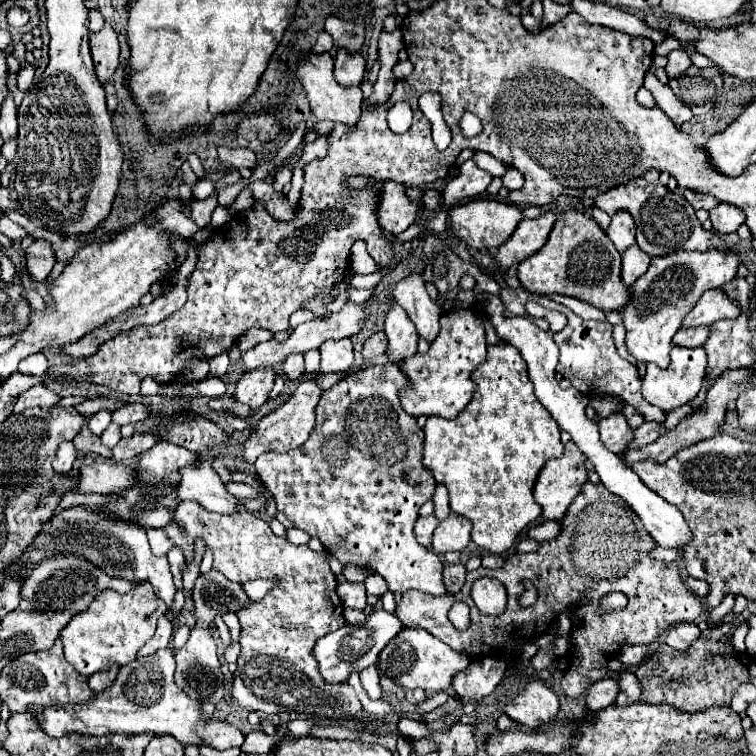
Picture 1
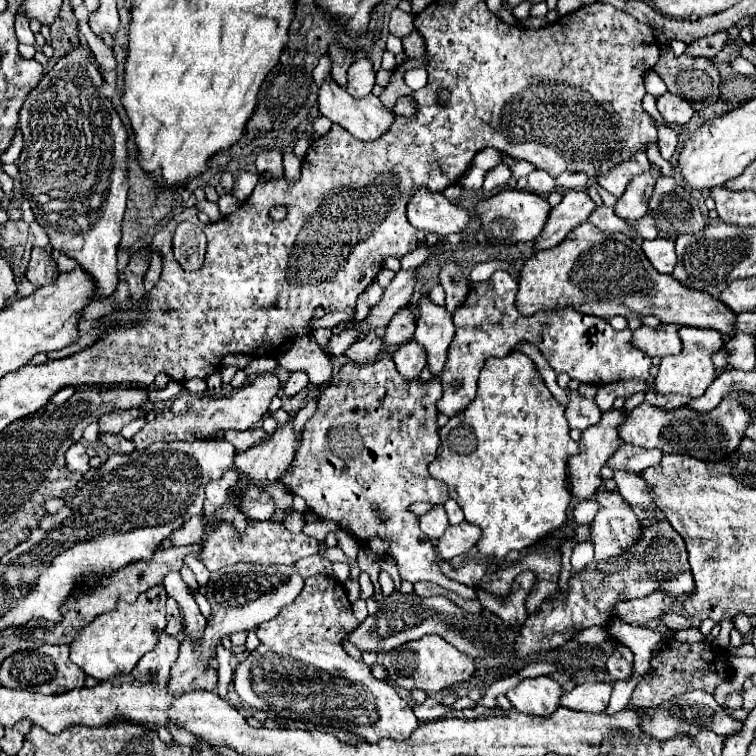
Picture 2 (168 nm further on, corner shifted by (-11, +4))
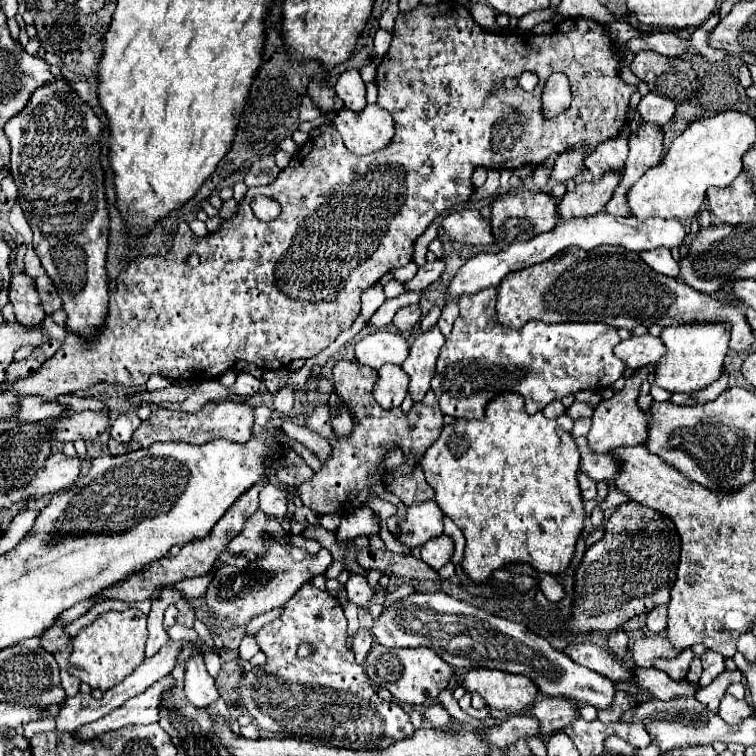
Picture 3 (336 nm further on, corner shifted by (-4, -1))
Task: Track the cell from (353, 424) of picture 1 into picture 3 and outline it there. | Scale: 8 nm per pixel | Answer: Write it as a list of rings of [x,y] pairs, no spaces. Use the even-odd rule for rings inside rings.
[[[339,361],[333,369],[333,387],[339,393],[339,397],[345,401],[349,411],[355,413],[355,419],[359,425],[353,427],[351,437],[339,439],[331,429],[331,409],[327,405],[317,407],[307,419],[305,427],[313,429],[321,437],[325,437],[333,447],[333,457],[323,463],[321,471],[315,473],[311,481],[299,487],[299,495],[305,507],[313,509],[319,515],[327,513],[347,513],[355,507],[365,507],[373,497],[377,497],[369,487],[369,477],[379,475],[385,481],[385,475],[397,469],[401,463],[417,465],[415,473],[407,479],[393,479],[391,483],[385,483],[385,489],[393,495],[397,495],[405,505],[419,505],[423,501],[429,501],[435,497],[433,489],[427,485],[423,471],[419,467],[421,455],[425,449],[439,437],[443,429],[443,413],[437,405],[437,397],[433,391],[427,391],[421,403],[415,403],[409,413],[403,413],[401,409],[385,411],[381,409],[373,399],[373,385],[377,381],[377,371],[373,371],[367,365],[351,363],[351,361]]]

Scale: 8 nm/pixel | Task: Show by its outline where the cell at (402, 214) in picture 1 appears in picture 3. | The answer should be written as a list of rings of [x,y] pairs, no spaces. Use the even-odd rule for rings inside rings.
[[[459,209],[449,213],[443,219],[443,229],[453,241],[459,241],[459,243],[469,243],[469,245],[495,243],[489,221],[483,219],[481,211],[477,209]]]

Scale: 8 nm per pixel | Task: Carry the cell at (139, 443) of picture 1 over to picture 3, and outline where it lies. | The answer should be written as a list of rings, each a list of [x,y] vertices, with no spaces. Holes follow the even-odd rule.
[[[211,401],[205,403],[201,411],[197,413],[181,413],[181,411],[169,411],[161,407],[153,407],[153,413],[147,421],[139,425],[133,439],[141,443],[141,447],[149,447],[155,441],[185,441],[185,443],[207,443],[211,439],[229,439],[237,443],[245,443],[251,437],[253,429],[253,409],[249,405],[233,403],[233,401]]]

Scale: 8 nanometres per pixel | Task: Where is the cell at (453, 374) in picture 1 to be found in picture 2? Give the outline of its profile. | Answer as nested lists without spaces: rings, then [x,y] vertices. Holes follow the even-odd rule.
[[[496,270],[488,282],[472,284],[466,302],[460,308],[456,308],[456,312],[454,312],[456,334],[448,348],[448,362],[440,374],[440,382],[444,388],[444,396],[436,402],[438,404],[436,408],[440,414],[454,416],[456,412],[464,410],[476,398],[476,380],[478,380],[478,372],[480,372],[484,360],[490,356],[508,356],[520,340],[526,340],[526,342],[532,342],[534,346],[538,346],[540,352],[544,354],[544,358],[550,362],[550,366],[556,372],[566,372],[568,376],[572,376],[574,380],[580,380],[584,384],[604,386],[604,384],[610,384],[616,380],[636,378],[636,380],[644,382],[650,392],[656,392],[654,378],[650,376],[652,358],[646,352],[640,352],[638,348],[632,346],[632,332],[628,328],[614,330],[606,320],[576,312],[572,306],[544,310],[544,312],[538,312],[532,316],[522,316],[516,308],[516,292],[518,292],[518,282],[506,270]]]

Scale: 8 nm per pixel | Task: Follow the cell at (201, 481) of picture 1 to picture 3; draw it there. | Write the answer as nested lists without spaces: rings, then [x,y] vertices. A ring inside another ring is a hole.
[[[267,481],[267,491],[261,491],[261,497],[259,497],[259,507],[263,513],[283,521],[285,515],[287,515],[287,491],[281,489],[279,485]]]

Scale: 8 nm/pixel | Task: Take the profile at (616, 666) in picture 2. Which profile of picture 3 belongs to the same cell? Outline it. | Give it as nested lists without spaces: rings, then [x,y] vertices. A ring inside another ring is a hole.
[[[621,629],[619,631],[613,631],[609,635],[607,643],[609,643],[609,647],[611,647],[611,651],[613,651],[615,657],[621,657],[623,659],[629,653],[629,649],[627,649],[627,633],[621,631]]]

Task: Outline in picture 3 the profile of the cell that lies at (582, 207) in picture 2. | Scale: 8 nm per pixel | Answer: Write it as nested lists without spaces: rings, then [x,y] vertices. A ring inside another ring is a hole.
[[[605,173],[597,183],[577,185],[573,191],[565,193],[565,197],[559,203],[561,219],[587,217],[603,211],[609,199],[613,197],[613,191],[617,189],[619,181],[621,173]]]

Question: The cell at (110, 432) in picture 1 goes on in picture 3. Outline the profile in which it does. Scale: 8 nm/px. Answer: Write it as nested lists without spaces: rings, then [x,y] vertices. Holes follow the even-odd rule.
[[[129,411],[129,413],[119,415],[119,417],[111,423],[109,433],[111,433],[111,437],[113,437],[115,441],[129,443],[131,437],[133,437],[133,433],[135,433],[135,429],[137,429],[139,425],[141,425],[141,419],[137,417],[137,413],[135,413],[135,411]]]

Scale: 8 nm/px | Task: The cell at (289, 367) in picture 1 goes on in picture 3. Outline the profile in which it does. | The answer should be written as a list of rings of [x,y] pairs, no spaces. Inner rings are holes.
[[[289,387],[279,389],[279,393],[275,395],[275,411],[281,415],[289,415],[293,407],[293,391]]]

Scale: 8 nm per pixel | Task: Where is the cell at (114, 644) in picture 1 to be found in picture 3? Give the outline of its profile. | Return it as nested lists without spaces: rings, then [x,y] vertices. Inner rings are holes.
[[[139,609],[109,611],[99,615],[89,627],[81,629],[73,639],[73,653],[69,657],[69,673],[79,677],[91,689],[107,691],[121,683],[145,659],[147,615]]]

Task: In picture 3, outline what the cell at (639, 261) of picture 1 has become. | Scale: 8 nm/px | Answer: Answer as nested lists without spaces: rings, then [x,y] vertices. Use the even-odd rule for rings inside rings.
[[[659,247],[659,249],[653,249],[653,251],[643,251],[641,253],[641,259],[657,273],[661,275],[667,275],[667,277],[675,277],[679,279],[679,265],[677,261],[673,259],[671,251],[665,249],[665,247]]]

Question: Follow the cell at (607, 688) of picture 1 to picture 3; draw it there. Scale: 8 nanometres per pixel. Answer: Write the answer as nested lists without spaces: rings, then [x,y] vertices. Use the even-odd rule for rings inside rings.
[[[545,697],[533,703],[529,715],[537,717],[541,733],[555,733],[577,719],[577,709],[571,703],[565,697]]]

